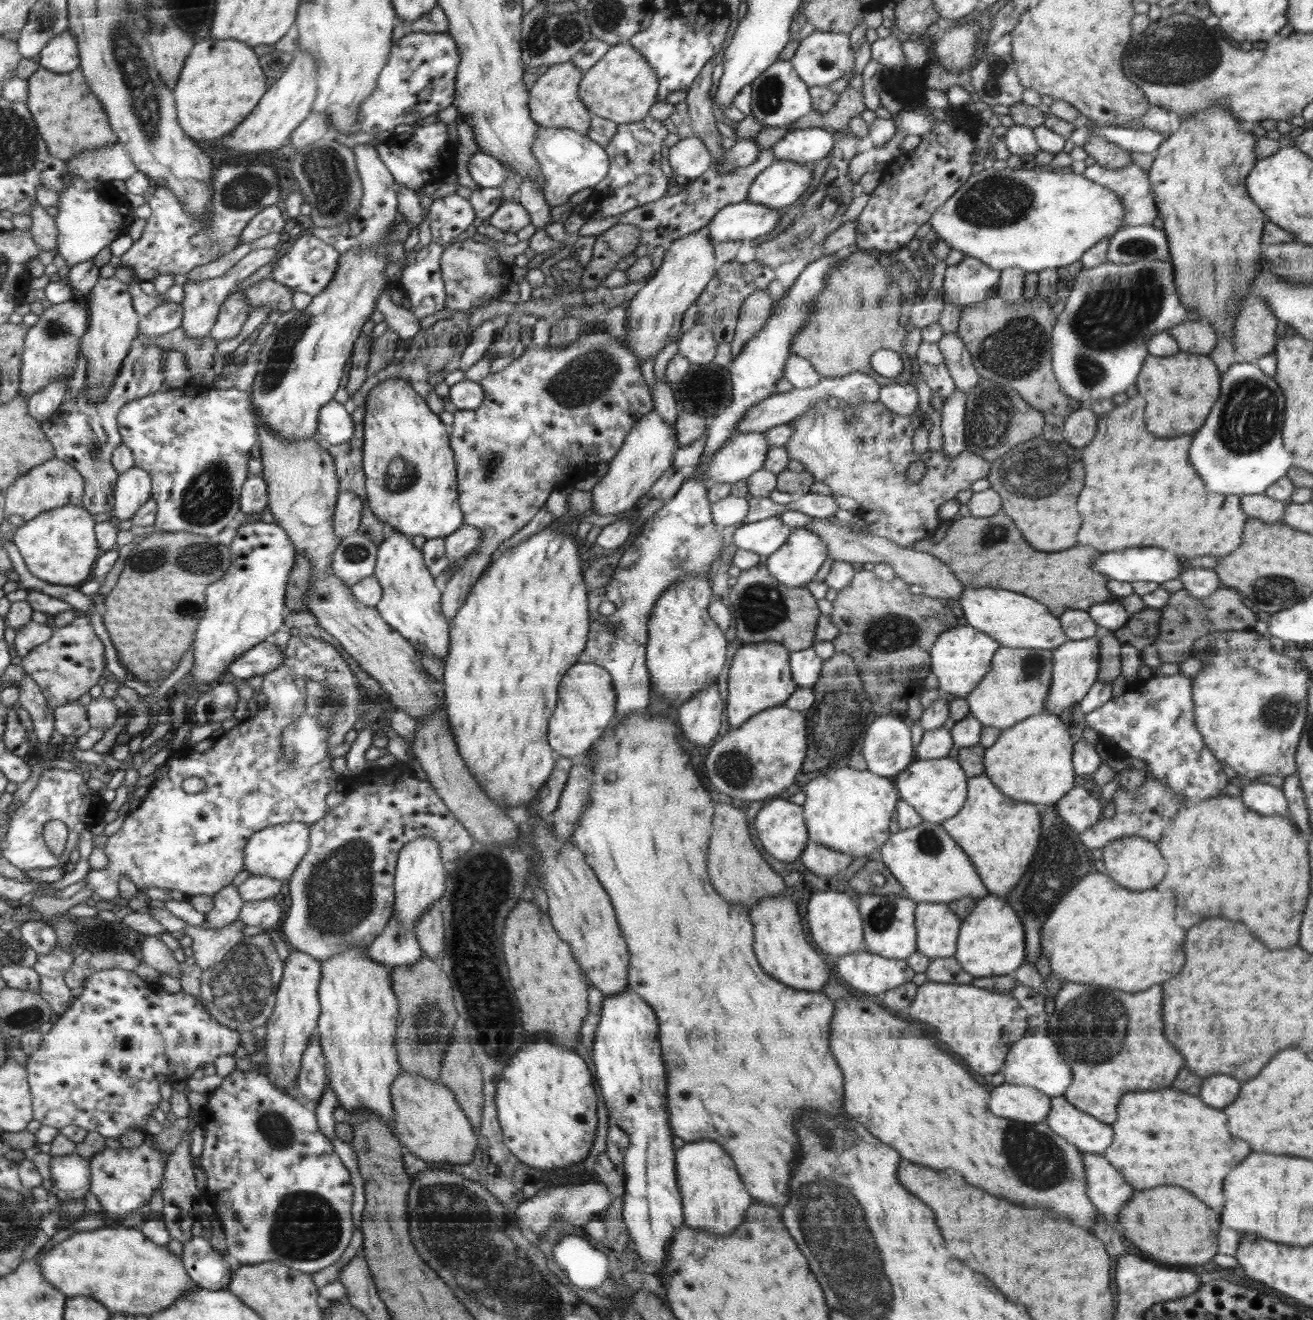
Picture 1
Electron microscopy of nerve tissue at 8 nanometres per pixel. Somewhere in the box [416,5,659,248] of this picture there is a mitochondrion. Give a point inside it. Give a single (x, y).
(546, 32)

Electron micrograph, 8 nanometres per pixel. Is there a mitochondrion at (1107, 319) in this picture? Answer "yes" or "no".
yes

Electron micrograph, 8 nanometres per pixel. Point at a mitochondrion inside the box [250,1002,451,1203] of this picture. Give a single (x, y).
(278, 1129)

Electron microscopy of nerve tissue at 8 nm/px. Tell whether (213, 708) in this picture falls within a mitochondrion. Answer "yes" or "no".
yes

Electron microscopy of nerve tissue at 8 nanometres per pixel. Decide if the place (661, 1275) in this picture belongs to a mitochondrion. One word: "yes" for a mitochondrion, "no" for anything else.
no

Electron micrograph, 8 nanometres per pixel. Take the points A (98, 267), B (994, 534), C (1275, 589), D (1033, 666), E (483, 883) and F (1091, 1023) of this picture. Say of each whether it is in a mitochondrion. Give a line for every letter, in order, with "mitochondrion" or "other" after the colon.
A: other
B: mitochondrion
C: mitochondrion
D: mitochondrion
E: mitochondrion
F: mitochondrion

